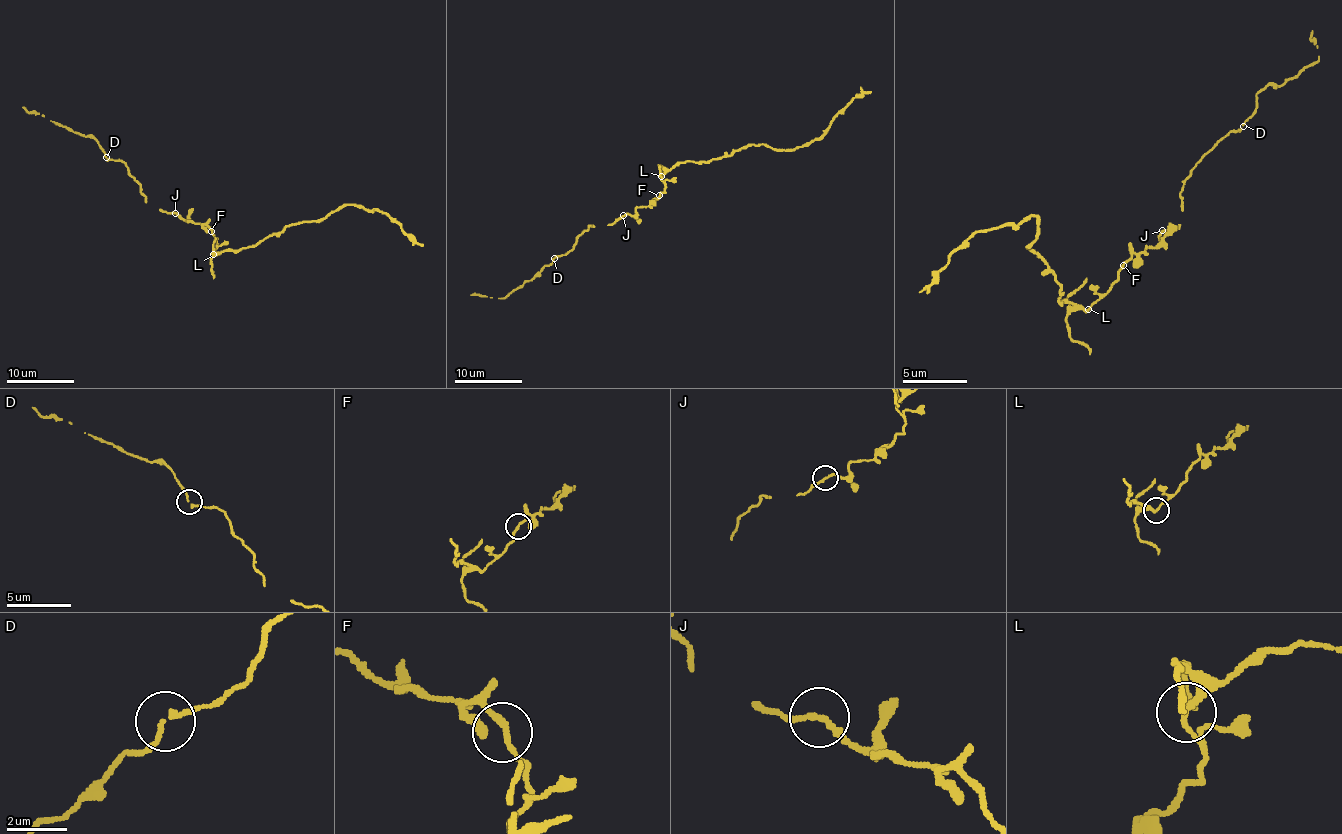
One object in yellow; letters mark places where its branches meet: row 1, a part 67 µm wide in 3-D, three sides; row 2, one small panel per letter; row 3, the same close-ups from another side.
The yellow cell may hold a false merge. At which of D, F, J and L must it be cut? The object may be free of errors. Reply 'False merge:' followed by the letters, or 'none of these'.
False merge: L

